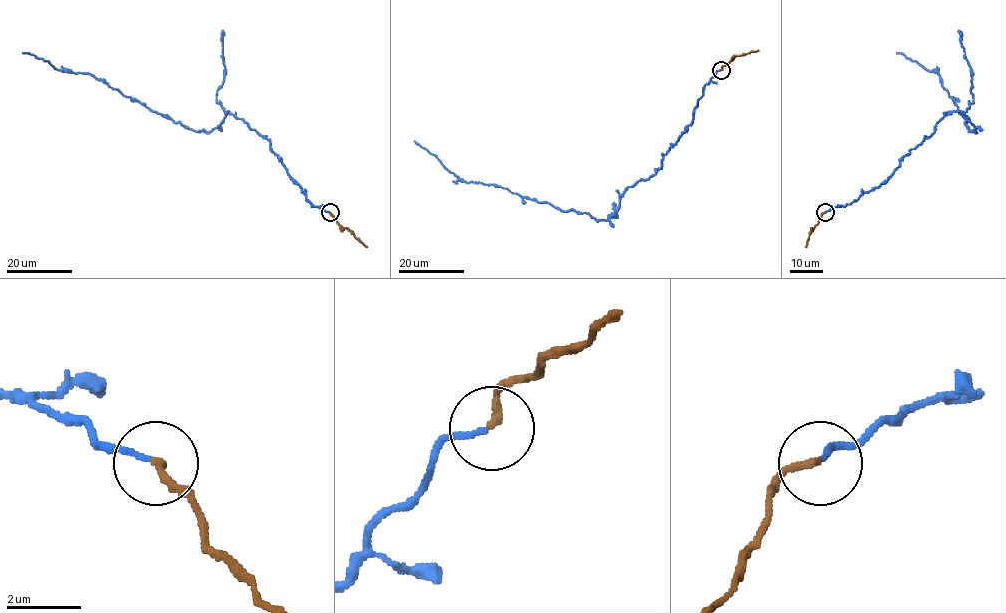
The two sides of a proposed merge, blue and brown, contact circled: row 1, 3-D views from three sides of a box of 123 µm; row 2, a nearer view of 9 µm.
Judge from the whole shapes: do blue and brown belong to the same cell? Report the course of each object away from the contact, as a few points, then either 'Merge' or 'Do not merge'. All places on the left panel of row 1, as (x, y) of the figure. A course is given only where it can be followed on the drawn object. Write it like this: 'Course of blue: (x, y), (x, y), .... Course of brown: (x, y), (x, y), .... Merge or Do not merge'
Course of blue: (329, 212), (306, 200), (270, 142), (228, 111), (210, 132), (186, 128), (88, 74), (58, 70), (22, 52). Course of brown: (330, 212), (367, 247). Merge

